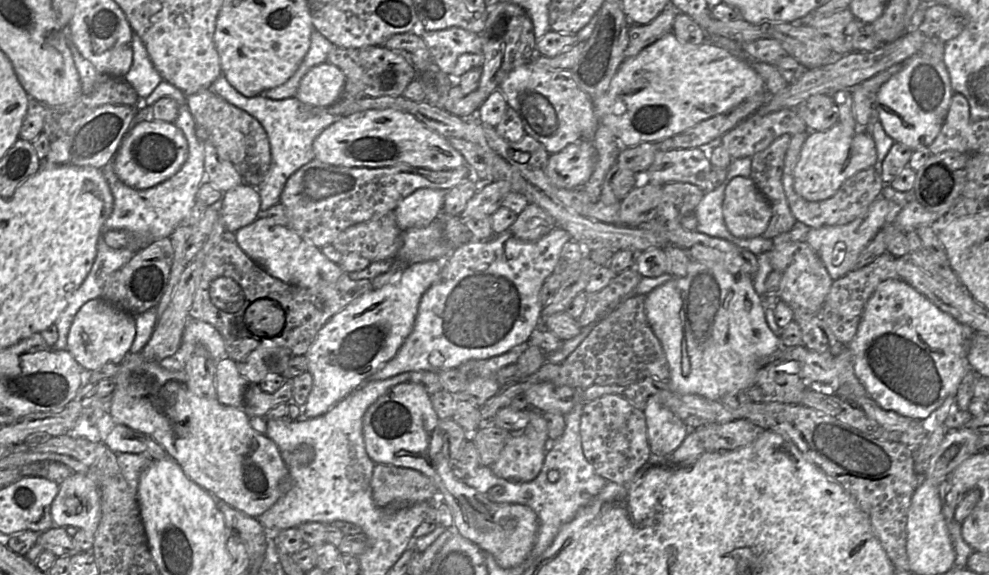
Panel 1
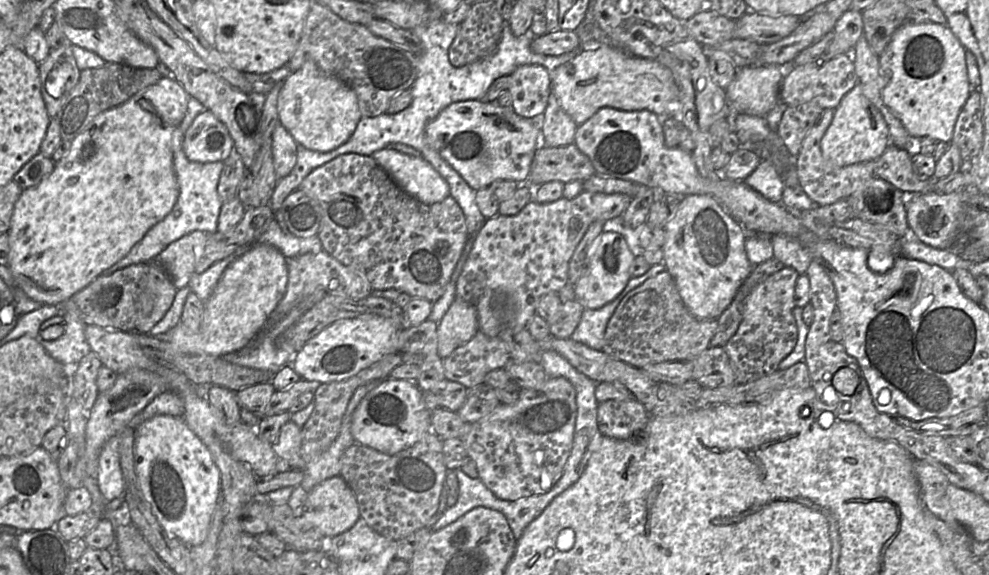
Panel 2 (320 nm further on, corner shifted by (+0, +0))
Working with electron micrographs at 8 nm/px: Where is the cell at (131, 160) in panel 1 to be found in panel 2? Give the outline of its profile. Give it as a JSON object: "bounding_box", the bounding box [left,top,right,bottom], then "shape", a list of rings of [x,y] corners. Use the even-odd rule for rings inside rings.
{"bounding_box":[183,110,232,162],"shape":[[[208,110],[198,114],[184,133],[183,151],[192,162],[223,162],[232,149],[228,129]]]}

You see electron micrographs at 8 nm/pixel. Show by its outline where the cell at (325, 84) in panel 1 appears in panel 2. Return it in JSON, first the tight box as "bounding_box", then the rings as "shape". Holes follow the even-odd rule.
{"bounding_box":[278,60,361,152],"shape":[[[306,60],[282,83],[278,98],[278,121],[297,144],[307,149],[328,152],[345,143],[361,119],[356,93],[343,81],[323,72]]]}

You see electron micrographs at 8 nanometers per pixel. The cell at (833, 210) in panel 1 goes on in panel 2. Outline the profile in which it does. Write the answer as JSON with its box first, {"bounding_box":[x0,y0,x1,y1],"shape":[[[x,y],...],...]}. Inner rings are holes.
{"bounding_box":[796,109,874,206],"shape":[[[825,109],[817,117],[816,122],[808,131],[802,141],[799,153],[796,157],[797,176],[802,190],[818,206],[827,206],[839,200],[847,199],[860,185],[874,175],[874,162],[862,162],[848,166],[837,166],[825,160],[822,156],[821,139],[830,126],[835,109]]]}

